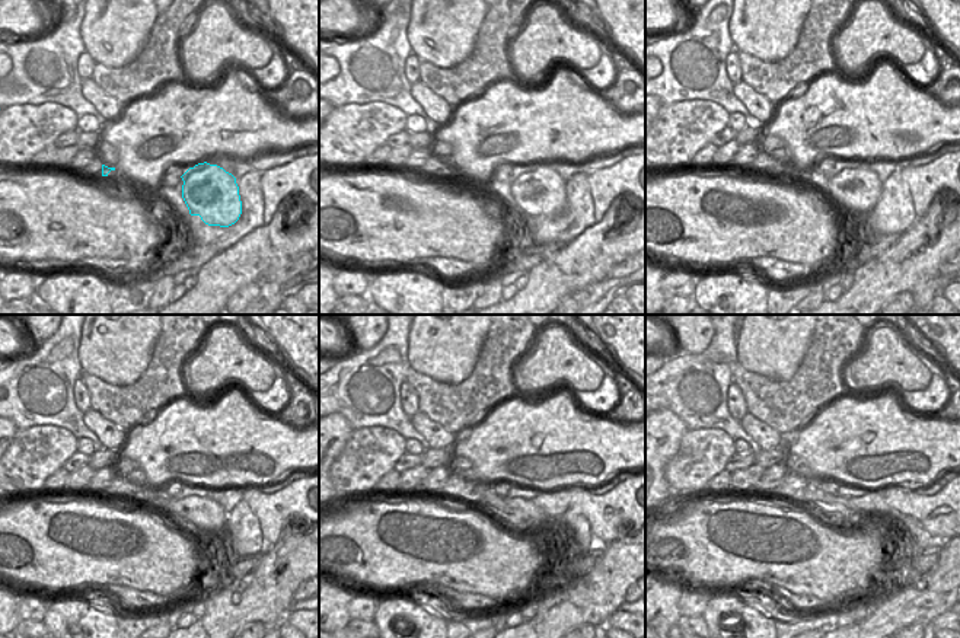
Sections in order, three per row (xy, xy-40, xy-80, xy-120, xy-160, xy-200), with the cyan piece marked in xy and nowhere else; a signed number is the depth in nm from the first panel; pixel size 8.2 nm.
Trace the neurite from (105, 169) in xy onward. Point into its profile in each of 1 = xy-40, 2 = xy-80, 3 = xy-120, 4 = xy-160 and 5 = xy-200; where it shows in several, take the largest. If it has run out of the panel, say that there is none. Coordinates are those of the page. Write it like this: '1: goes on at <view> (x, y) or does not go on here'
1: goes on at xy-40 (434, 168)
2: goes on at xy-80 (765, 163)
3: goes on at xy-120 (203, 517)
4: goes on at xy-160 (522, 513)
5: goes on at xy-200 (794, 488)

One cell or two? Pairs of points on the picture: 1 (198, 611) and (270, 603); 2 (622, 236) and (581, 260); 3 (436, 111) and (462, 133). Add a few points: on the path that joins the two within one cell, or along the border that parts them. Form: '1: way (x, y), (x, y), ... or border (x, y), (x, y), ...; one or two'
1: border (195, 596), (204, 603), (204, 613), (198, 619); two
2: way (612, 239), (592, 254); one
3: border (453, 107), (450, 114), (434, 127); two

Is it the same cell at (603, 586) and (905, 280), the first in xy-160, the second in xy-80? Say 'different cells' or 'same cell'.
same cell

